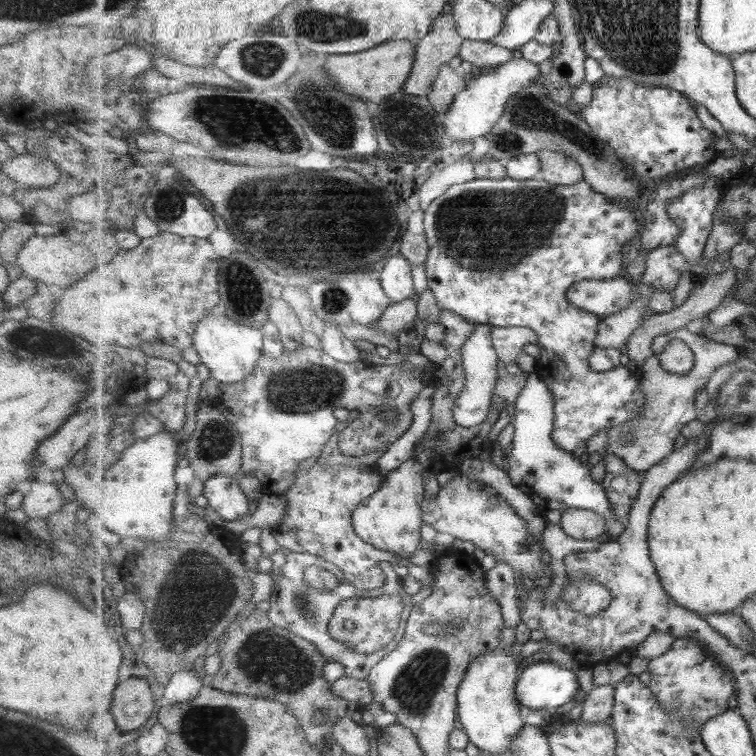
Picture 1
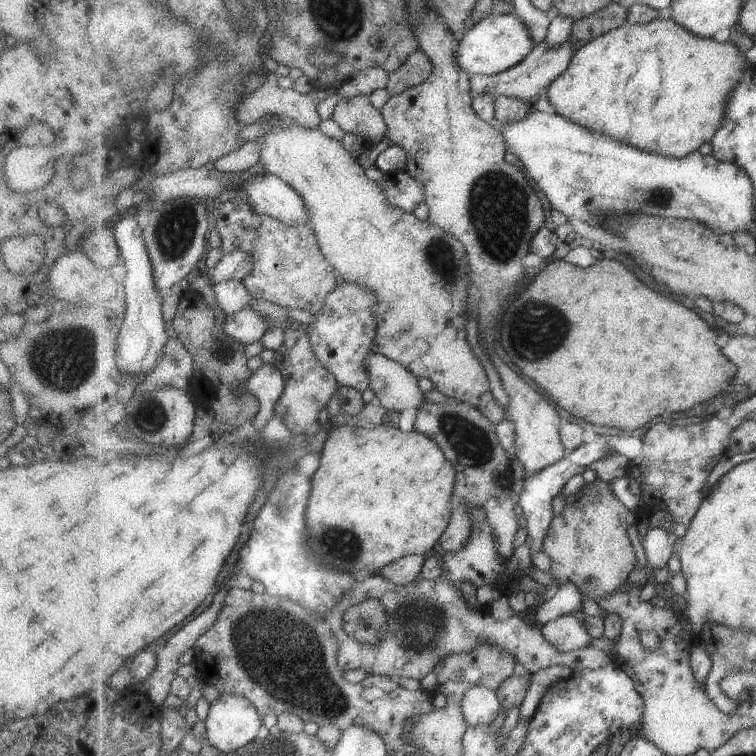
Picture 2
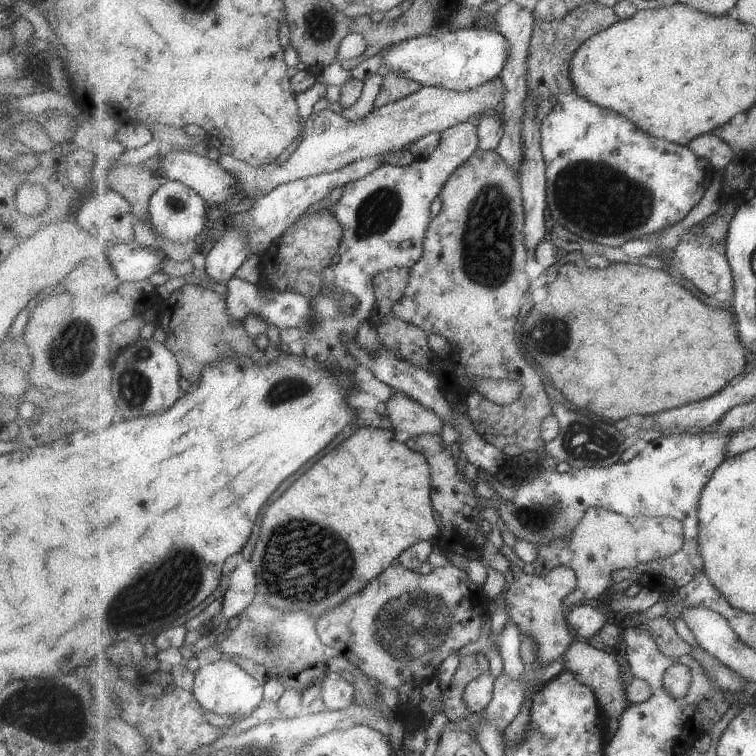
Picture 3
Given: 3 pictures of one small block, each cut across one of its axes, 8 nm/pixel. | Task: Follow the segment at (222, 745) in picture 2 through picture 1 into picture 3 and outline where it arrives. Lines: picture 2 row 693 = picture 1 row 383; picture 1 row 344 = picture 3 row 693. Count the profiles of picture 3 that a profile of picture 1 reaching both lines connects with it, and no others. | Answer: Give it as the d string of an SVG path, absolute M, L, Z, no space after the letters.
M225 658L216 662L200 661L200 663L194 672L193 692L205 710L220 716L245 718L259 708L263 700L262 678L250 676L243 668Z

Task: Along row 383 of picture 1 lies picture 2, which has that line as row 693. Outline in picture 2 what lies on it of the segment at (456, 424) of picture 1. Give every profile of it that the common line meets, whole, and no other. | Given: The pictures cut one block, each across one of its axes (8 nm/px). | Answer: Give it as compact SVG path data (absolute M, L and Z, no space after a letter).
M475 685L463 697L462 710L468 726L489 726L499 716L502 706L496 691Z

